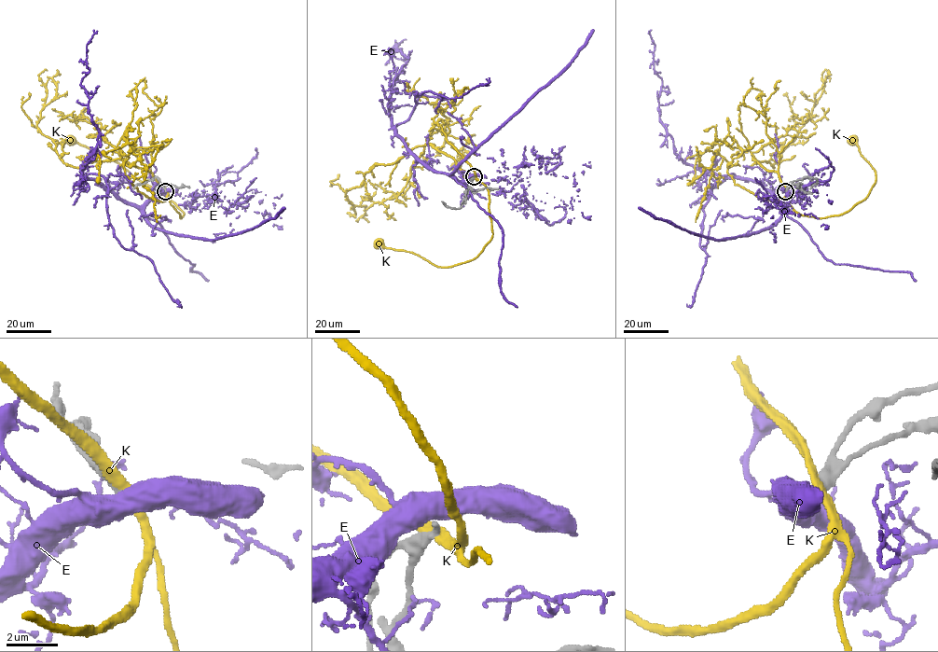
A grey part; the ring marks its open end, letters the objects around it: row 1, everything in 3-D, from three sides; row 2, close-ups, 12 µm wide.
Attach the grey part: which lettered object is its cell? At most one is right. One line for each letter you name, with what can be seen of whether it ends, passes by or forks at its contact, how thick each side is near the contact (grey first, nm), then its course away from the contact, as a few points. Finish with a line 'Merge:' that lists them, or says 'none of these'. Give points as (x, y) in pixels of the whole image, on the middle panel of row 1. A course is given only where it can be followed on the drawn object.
Merge: none of these

